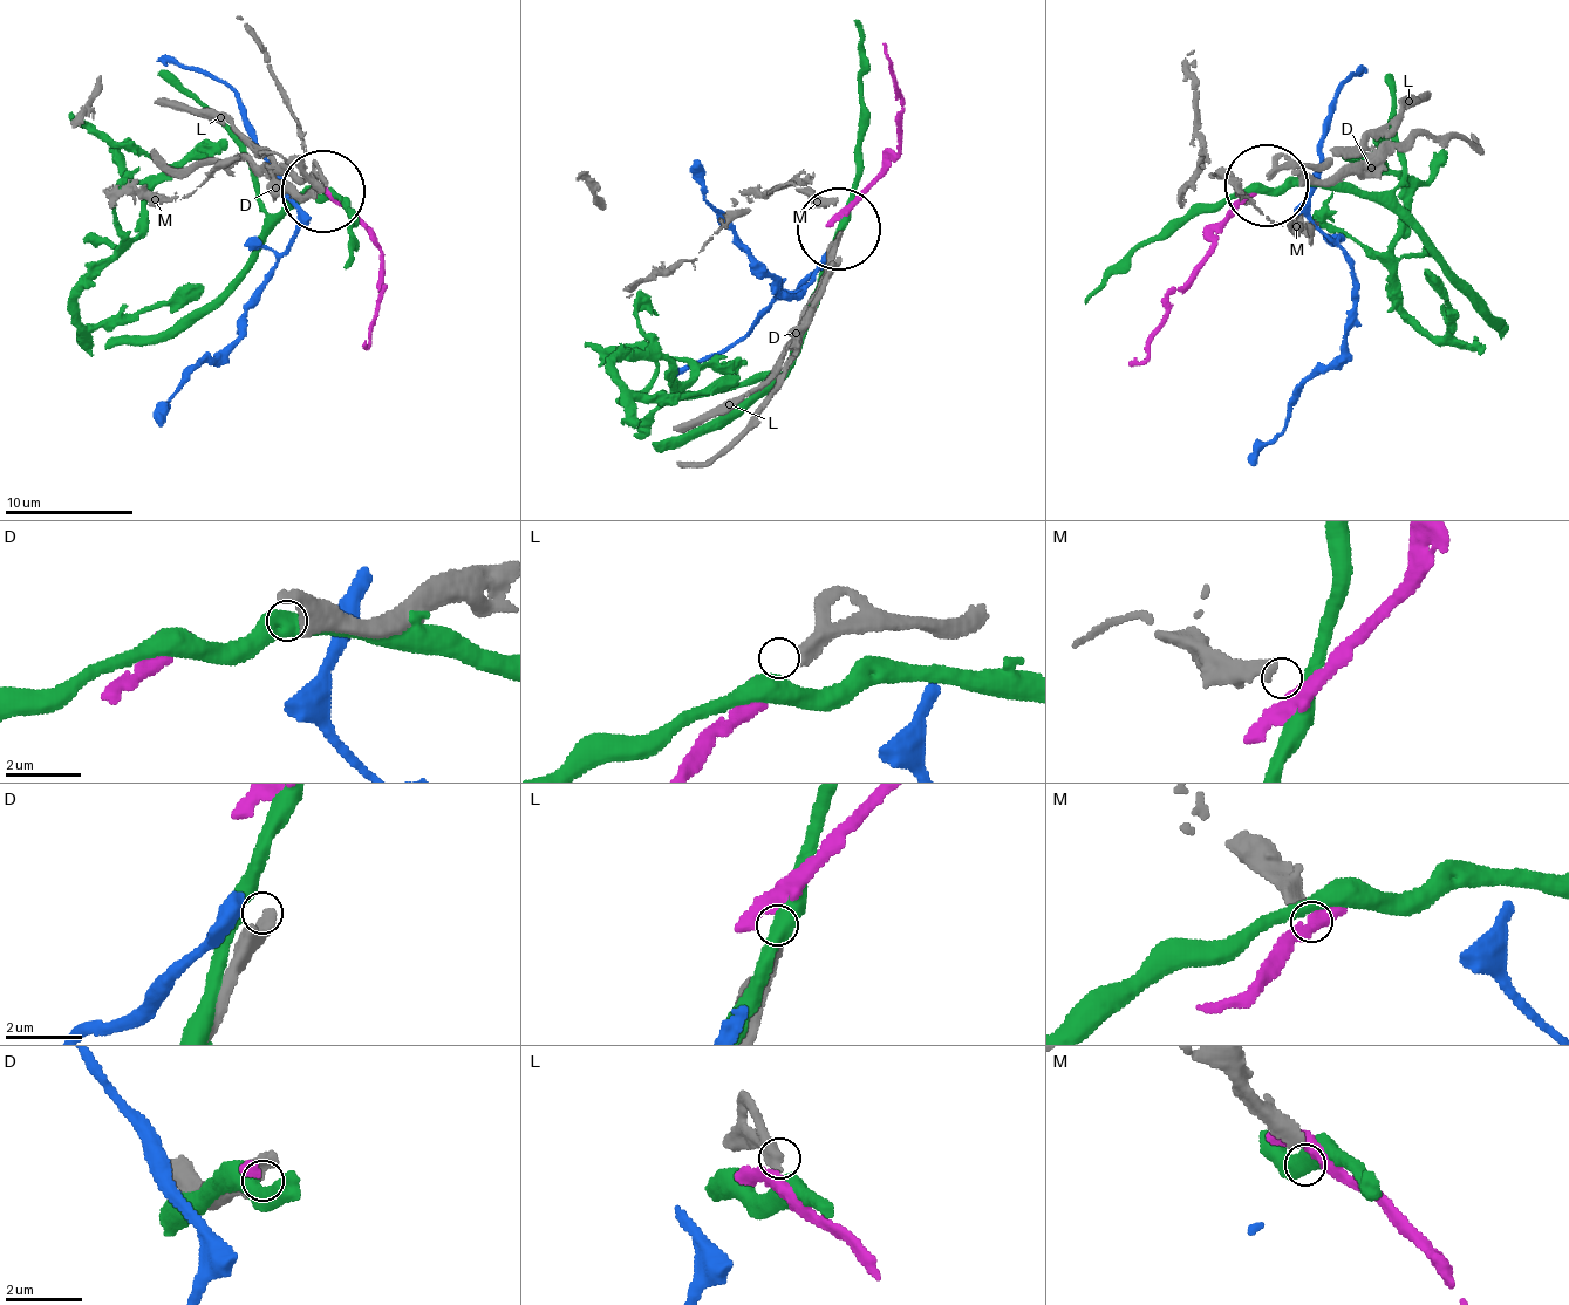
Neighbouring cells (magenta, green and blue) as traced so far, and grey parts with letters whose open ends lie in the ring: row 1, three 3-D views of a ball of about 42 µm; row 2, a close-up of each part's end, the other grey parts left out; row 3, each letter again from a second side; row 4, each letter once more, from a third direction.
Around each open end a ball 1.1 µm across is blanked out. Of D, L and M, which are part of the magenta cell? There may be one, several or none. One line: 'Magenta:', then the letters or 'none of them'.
Magenta: none of them

